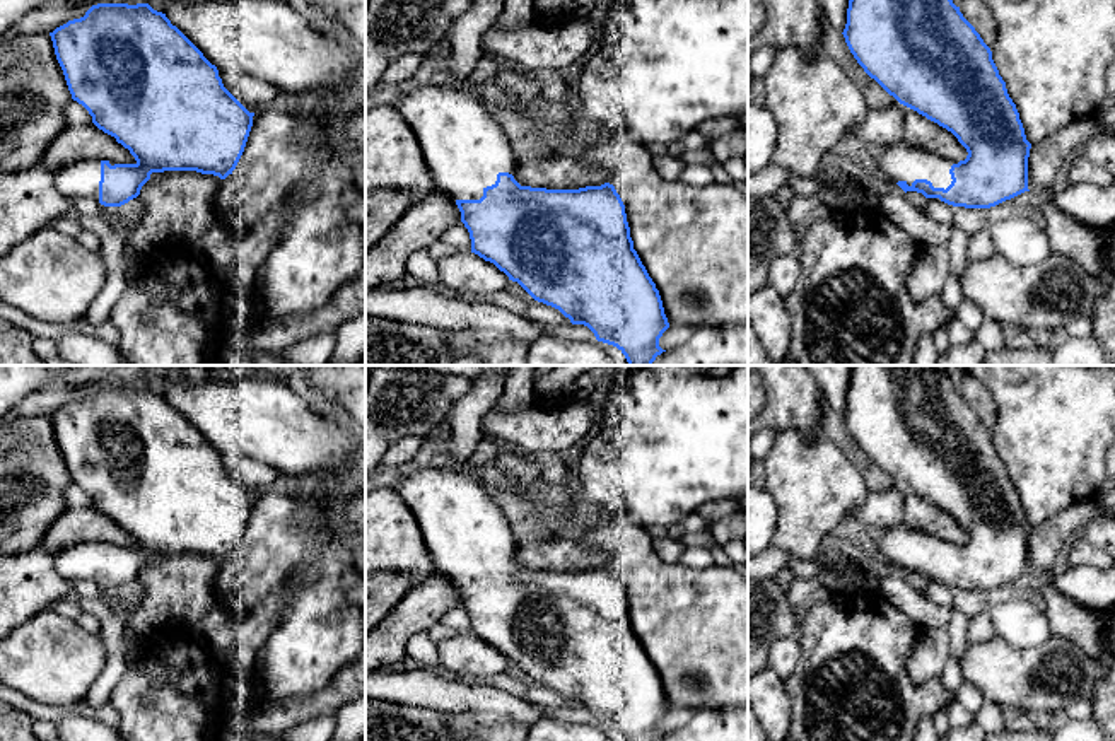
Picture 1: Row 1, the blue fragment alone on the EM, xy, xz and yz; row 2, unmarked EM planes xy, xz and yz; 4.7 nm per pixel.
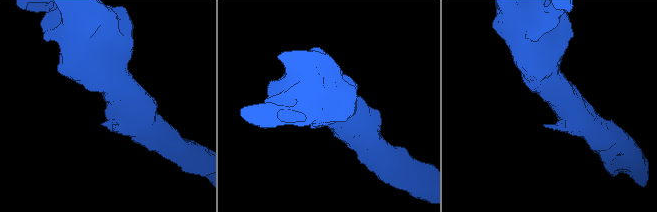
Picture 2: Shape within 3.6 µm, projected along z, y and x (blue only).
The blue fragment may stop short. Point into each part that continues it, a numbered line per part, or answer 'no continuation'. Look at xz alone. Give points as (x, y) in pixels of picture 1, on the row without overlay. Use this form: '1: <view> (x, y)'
1: xz (465, 531)

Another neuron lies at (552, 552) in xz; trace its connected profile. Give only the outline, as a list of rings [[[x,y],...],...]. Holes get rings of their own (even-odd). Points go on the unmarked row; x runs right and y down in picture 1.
[[[531,529],[531,543],[516,545],[514,562],[521,569],[546,572],[579,572],[586,569],[601,569],[608,565],[606,551],[587,546],[581,541],[570,541],[562,533],[550,529]]]

